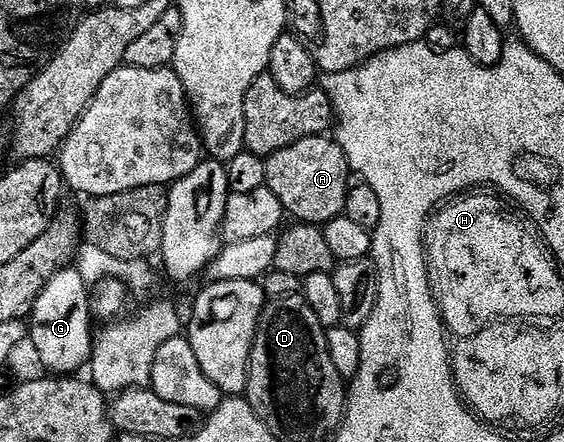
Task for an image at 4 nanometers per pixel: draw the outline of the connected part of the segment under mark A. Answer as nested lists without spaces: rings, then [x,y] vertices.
[[[315,134],[283,148],[265,159],[266,183],[282,204],[283,211],[308,226],[324,226],[343,215],[347,186],[352,178],[347,156],[335,139]]]

